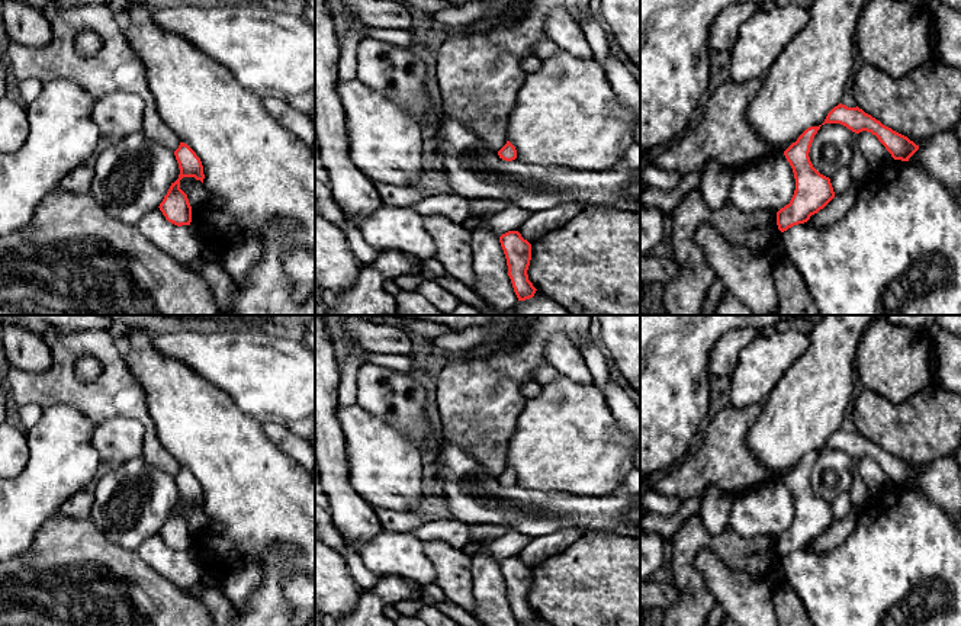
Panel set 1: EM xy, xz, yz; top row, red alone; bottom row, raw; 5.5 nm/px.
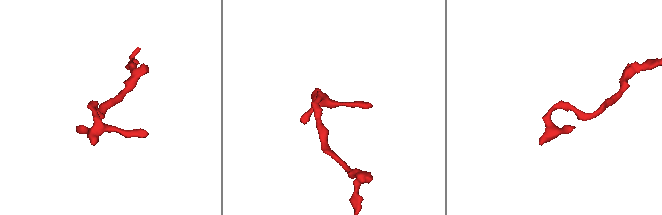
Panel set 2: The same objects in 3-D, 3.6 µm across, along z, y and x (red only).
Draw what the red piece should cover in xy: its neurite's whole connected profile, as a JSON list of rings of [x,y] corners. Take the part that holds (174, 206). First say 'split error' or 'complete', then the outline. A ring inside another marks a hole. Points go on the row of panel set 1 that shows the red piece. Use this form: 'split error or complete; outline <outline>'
complete; outline [[[180,142],[179,148],[174,151],[174,155],[179,163],[180,174],[179,179],[171,183],[158,208],[168,222],[181,227],[190,225],[192,206],[187,195],[180,189],[180,180],[183,177],[195,177],[203,183],[205,174],[200,158],[187,144]]]

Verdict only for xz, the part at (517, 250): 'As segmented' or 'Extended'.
As segmented

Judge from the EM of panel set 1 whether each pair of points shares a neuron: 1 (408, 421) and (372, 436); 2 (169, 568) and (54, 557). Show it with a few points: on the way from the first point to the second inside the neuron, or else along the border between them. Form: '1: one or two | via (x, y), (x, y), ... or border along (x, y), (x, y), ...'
1: two | border along (366, 408), (397, 427), (420, 450)
2: two | border along (135, 552), (156, 572), (179, 586)

